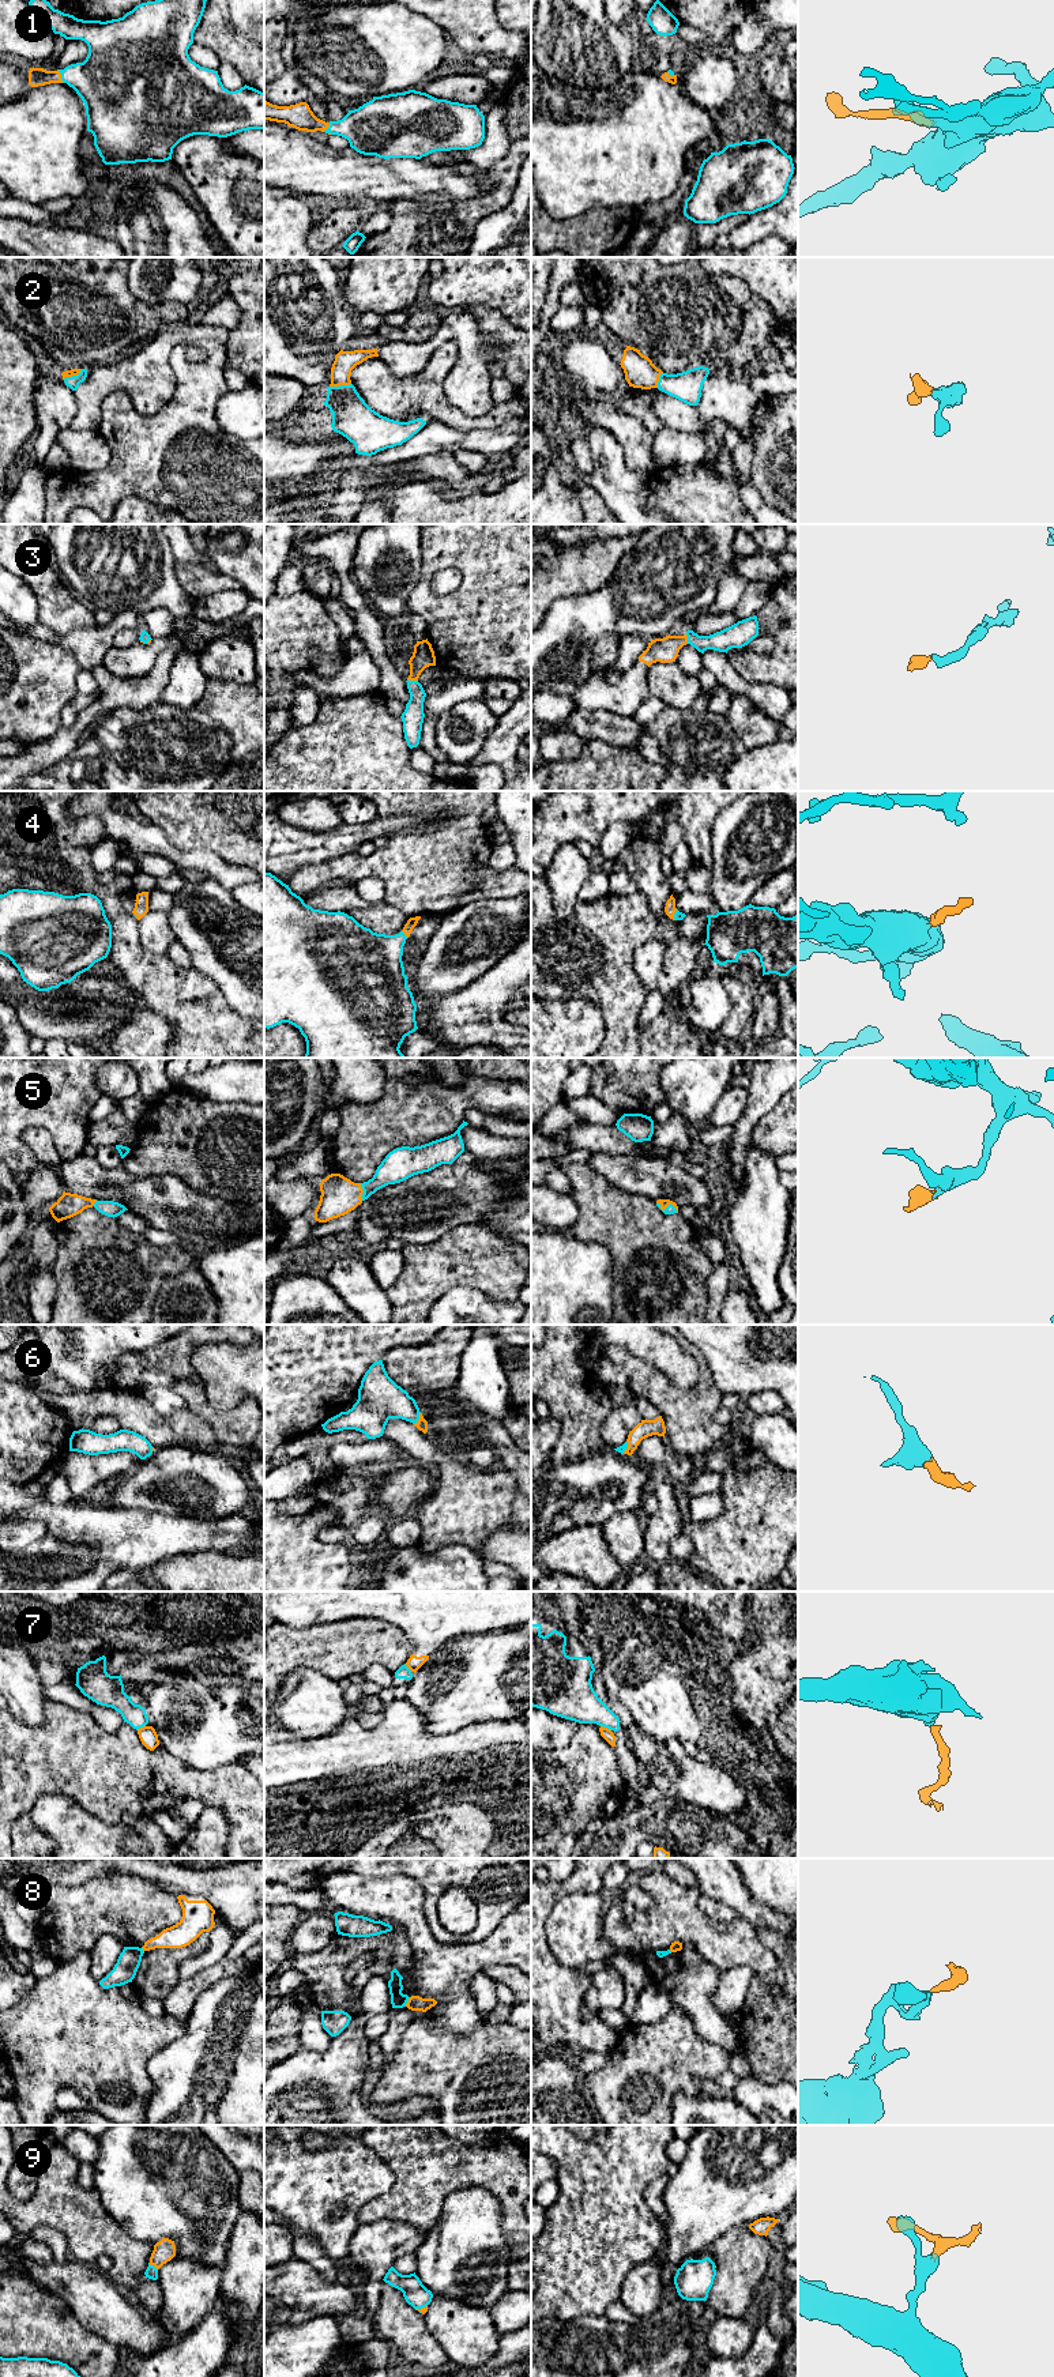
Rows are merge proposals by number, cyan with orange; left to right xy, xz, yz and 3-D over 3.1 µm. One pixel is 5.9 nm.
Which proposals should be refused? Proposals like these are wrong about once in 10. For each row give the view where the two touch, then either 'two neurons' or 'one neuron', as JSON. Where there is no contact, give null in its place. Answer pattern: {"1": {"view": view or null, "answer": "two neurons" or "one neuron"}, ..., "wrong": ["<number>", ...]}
{"1": {"view": "xy", "answer": "one neuron"}, "2": {"view": "xz", "answer": "one neuron"}, "3": {"view": "xz", "answer": "one neuron"}, "4": {"view": "xz", "answer": "one neuron"}, "5": {"view": "yz", "answer": "one neuron"}, "6": {"view": "xz", "answer": "one neuron"}, "7": {"view": "yz", "answer": "two neurons"}, "8": {"view": "xz", "answer": "two neurons"}, "9": {"view": "xy", "answer": "one neuron"}, "wrong": ["7", "8"]}

